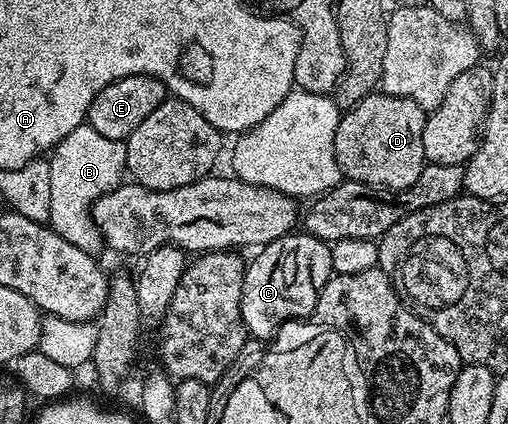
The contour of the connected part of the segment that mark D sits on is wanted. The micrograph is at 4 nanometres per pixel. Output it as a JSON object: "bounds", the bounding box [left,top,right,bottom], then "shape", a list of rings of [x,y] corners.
{"bounds":[335,92,428,190],"shape":[[[381,92],[369,94],[364,100],[353,103],[347,110],[341,115],[335,136],[335,158],[341,173],[349,181],[363,182],[384,190],[403,190],[416,184],[416,180],[420,180],[420,172],[428,165],[424,156],[424,124],[428,117],[427,111],[422,110],[416,100]]]}

